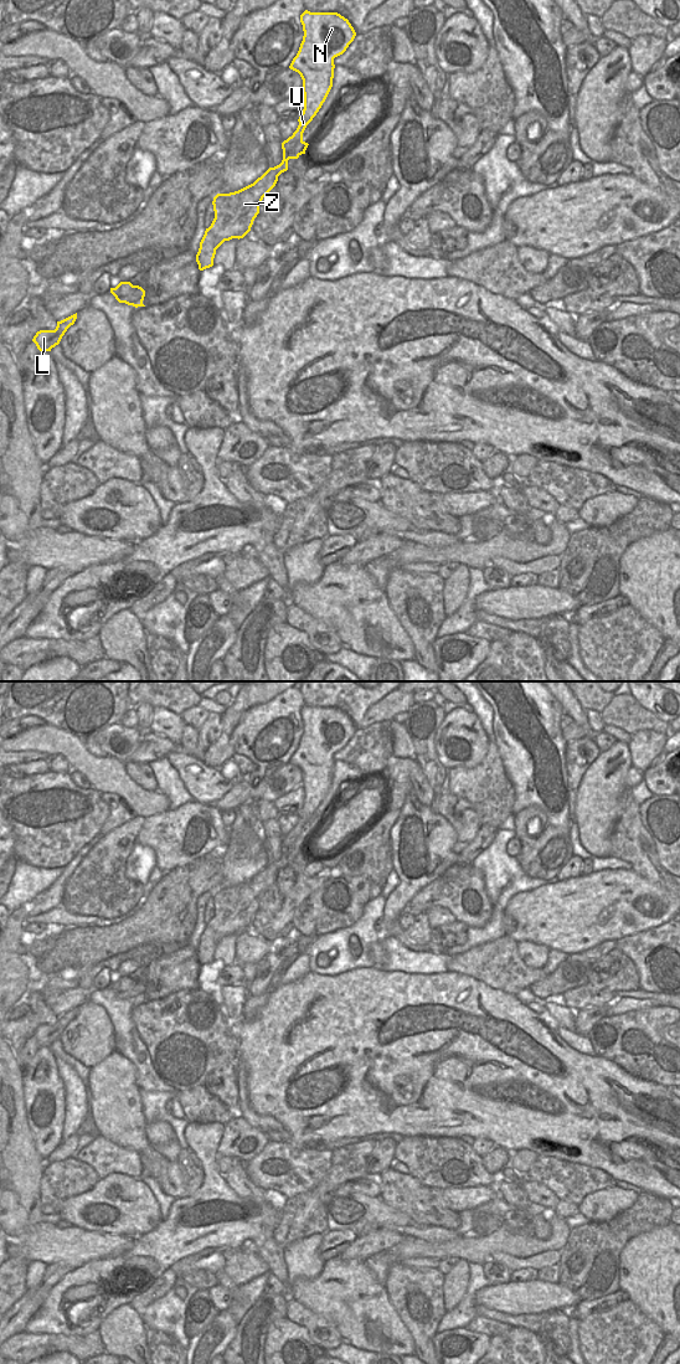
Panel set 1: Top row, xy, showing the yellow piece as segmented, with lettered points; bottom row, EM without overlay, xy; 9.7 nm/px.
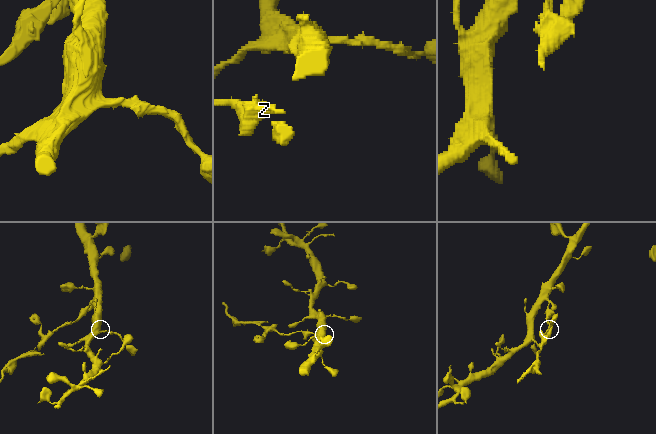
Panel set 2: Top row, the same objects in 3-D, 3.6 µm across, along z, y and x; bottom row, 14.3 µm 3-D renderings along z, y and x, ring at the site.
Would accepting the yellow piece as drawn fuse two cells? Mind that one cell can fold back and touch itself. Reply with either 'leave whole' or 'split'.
split

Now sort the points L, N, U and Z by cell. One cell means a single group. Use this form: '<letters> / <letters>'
L Z / N U

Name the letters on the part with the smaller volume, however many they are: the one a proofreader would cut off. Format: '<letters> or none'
L, Z

